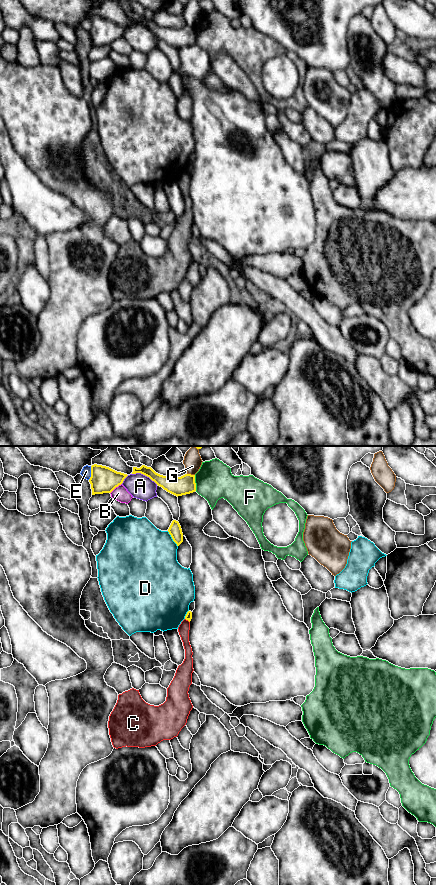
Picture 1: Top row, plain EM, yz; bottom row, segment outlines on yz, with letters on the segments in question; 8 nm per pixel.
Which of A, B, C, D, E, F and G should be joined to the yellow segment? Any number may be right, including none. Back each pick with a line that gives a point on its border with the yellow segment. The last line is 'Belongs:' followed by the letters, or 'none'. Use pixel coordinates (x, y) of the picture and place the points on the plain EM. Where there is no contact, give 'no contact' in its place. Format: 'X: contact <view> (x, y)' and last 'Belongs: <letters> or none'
Belongs: none

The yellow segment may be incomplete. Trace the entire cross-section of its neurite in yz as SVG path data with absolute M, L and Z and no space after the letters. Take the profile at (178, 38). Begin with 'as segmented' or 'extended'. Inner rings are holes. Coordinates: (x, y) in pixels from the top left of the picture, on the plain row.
as segmented | M145 17L140 20L133 19L132 26L136 25L149 29L158 38L177 49L196 43L195 27L185 26L181 29L163 28Z

